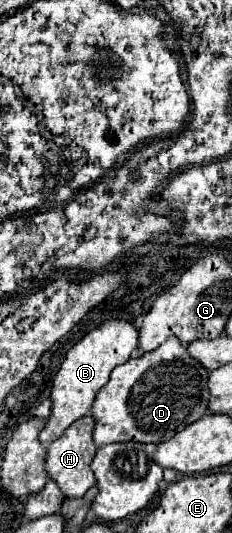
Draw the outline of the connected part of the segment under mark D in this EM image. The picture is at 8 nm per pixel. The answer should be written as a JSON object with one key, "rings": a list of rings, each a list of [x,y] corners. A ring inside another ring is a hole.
{"rings":[[[168,337],[158,349],[114,367],[110,381],[102,387],[92,407],[92,417],[96,419],[94,443],[98,447],[118,441],[160,445],[174,437],[208,411],[208,377],[210,371],[202,367],[176,337]]]}

